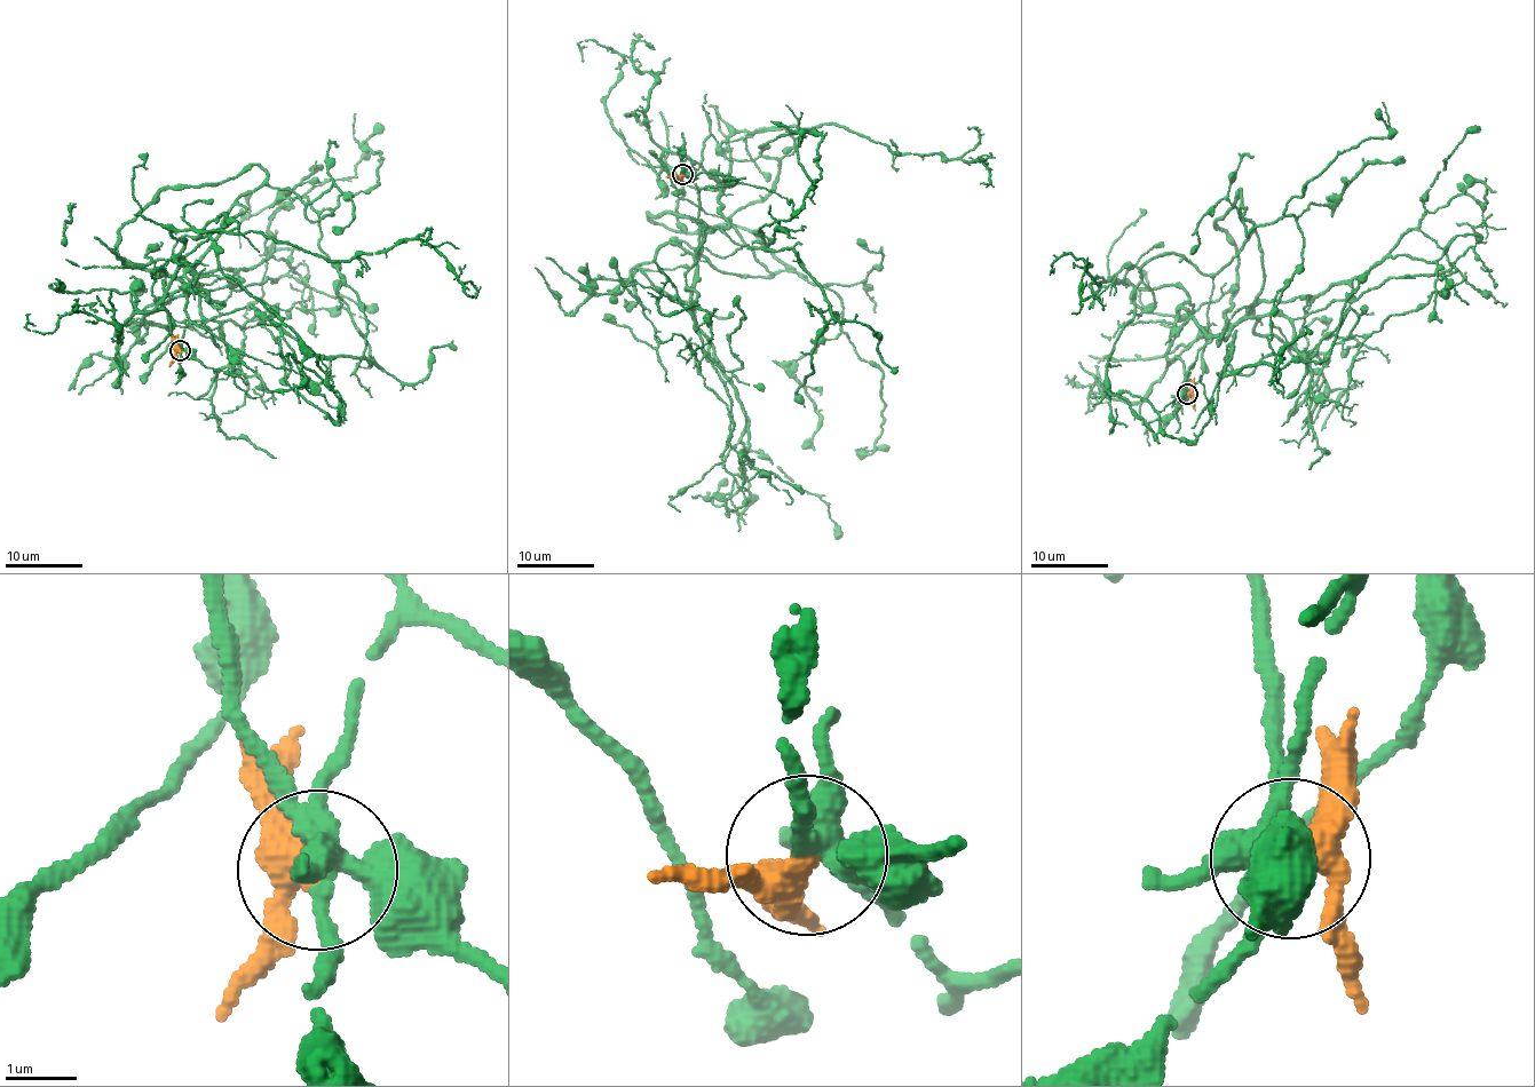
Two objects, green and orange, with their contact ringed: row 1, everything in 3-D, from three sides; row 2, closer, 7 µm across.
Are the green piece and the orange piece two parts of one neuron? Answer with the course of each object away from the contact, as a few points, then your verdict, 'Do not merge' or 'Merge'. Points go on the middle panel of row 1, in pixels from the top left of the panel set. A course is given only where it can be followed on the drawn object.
Course of green: (682, 174), (712, 135), (729, 159), (822, 139), (805, 205), (760, 227), (831, 317), (805, 407). Course of orange: (682, 174), (666, 176). Merge

